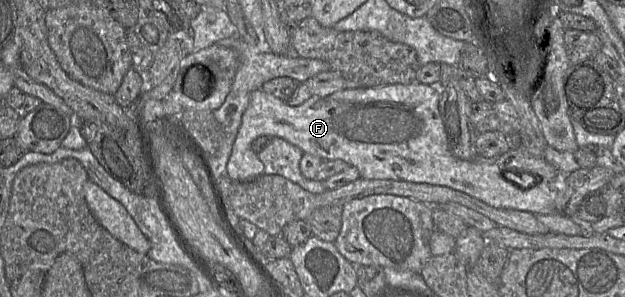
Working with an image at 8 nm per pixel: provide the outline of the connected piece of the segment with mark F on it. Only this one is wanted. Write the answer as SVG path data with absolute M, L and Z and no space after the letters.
M419 82L411 83L408 85L388 84L384 86L376 86L376 87L371 87L371 88L344 89L344 90L332 93L330 95L327 95L327 96L312 95L308 100L306 100L304 103L298 106L290 106L286 103L286 101L283 101L269 93L266 93L262 89L255 90L251 93L248 107L246 108L242 116L241 126L238 130L238 134L233 145L232 153L227 164L227 175L232 180L235 180L237 182L244 182L244 181L248 181L251 179L255 179L264 174L265 166L262 163L262 161L258 158L258 156L253 152L251 148L251 144L257 137L265 135L265 136L273 136L273 137L282 138L288 141L289 143L299 147L304 153L309 153L311 155L320 157L323 160L334 160L334 159L343 160L349 165L354 166L358 169L360 173L360 178L406 181L406 182L413 182L413 183L425 183L425 184L436 185L436 186L444 186L444 187L448 187L448 188L463 192L471 197L479 199L480 201L490 206L500 208L500 209L521 210L521 211L531 212L535 215L559 213L557 212L556 199L557 199L557 194L558 194L558 184L560 182L561 173L559 173L559 179L553 180L550 182L545 182L541 179L537 180L532 175L525 174L525 176L528 177L529 180L524 180L524 184L528 184L532 180L532 185L528 188L520 188L523 182L520 182L519 180L516 180L515 178L511 178L509 174L522 176L521 174L517 174L511 171L503 172L502 169L493 161L482 158L480 156L477 156L477 158L472 161L461 160L453 156L448 146L447 134L446 134L445 127L444 127L444 124L443 124L443 121L441 119L441 115L439 112L439 100L440 100L440 91L438 90L436 86L426 85L426 84L422 84Z

